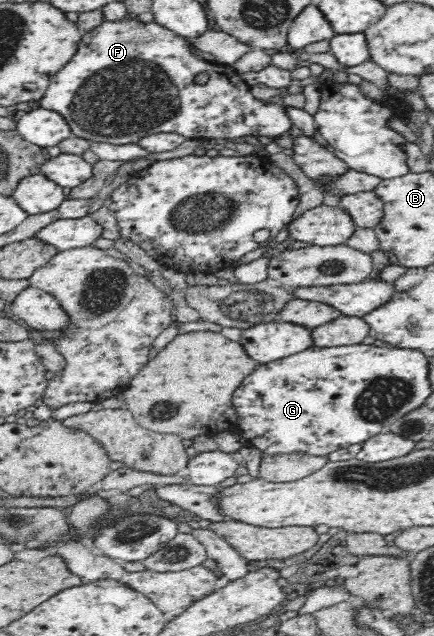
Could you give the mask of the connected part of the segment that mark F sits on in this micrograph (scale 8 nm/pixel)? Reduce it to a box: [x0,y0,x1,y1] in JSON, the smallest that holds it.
[39,17,293,145]

